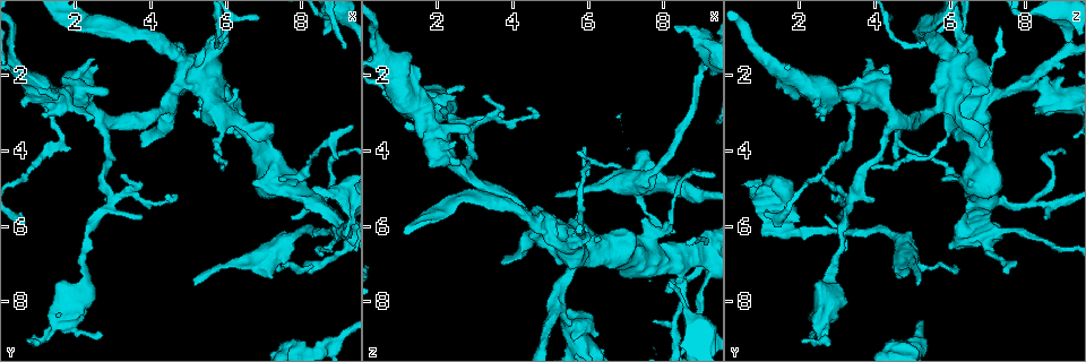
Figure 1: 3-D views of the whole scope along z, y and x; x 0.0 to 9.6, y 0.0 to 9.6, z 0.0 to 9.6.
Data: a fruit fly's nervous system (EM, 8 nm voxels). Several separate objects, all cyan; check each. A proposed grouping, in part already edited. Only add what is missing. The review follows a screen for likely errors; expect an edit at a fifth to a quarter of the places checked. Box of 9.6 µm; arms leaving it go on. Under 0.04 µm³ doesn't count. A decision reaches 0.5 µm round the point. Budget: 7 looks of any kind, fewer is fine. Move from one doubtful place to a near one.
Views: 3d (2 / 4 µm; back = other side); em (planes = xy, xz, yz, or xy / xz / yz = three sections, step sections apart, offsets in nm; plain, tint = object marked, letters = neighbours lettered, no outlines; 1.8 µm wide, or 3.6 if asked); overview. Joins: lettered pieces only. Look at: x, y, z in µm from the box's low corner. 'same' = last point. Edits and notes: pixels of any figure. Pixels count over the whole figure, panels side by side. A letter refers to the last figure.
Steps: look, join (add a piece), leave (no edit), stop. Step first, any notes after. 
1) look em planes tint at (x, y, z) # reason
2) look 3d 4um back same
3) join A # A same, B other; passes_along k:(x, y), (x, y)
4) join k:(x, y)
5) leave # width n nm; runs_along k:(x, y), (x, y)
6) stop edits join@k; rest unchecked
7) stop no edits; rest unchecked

look em xz step 8 plain at (8.30, 7.00, 6.15) # branch stops here

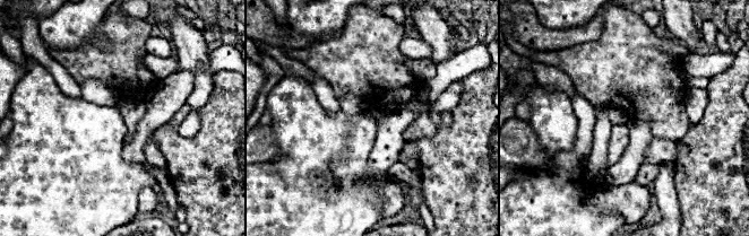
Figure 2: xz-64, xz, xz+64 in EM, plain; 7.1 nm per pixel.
look em xz step 8 letters same

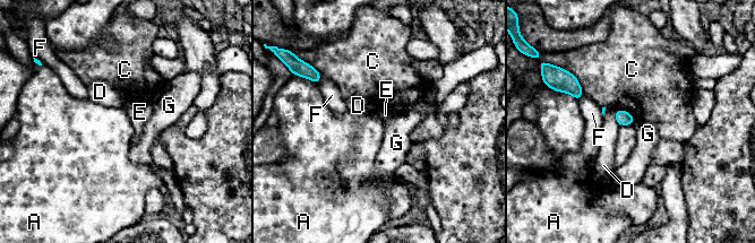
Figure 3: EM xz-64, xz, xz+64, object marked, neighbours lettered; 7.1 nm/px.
leave # longest_contact C 180 nm; A other, C other, D other, E other, F other, G other; none of them fits

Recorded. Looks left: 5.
look em planes plain at (8.25, 5.00, 0.70)

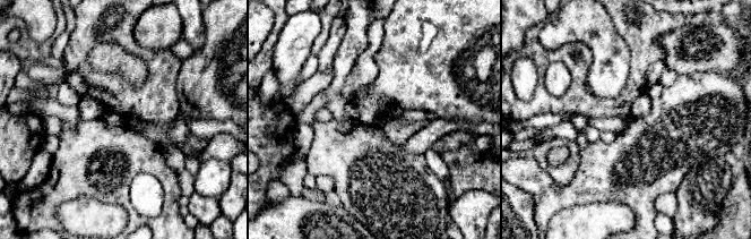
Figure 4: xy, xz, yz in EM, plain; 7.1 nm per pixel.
look em planes letters same

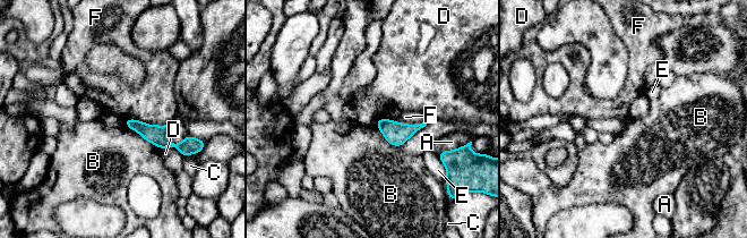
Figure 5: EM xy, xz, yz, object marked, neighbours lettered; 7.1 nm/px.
leave # A other, B other, C other, D other, E other, F other; runs_along 5:(127, 121), (163, 142), (181, 146); no lettered piece goes on from it

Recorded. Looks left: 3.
look em xz step 4 tint at (3.70, 3.85, 6.85)

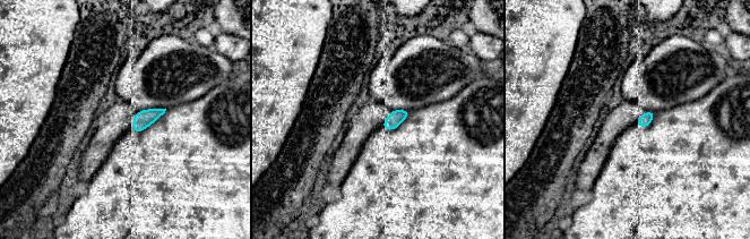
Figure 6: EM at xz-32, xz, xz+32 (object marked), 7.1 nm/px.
look em xy step 16 letters same

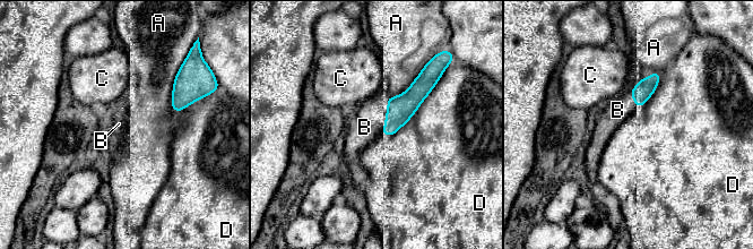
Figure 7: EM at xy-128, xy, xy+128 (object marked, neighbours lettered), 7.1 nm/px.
join B # width 160 nm; longest_contact D 550 nm; A other, B same, C other, D other; the neuron continues

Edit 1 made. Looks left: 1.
stop edits join@7; rest unchecked

